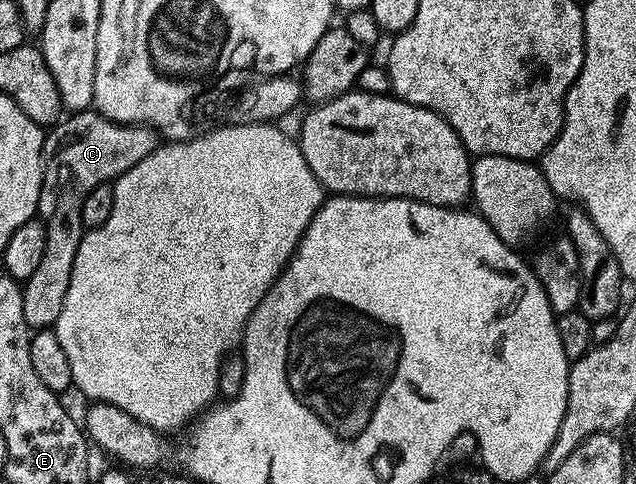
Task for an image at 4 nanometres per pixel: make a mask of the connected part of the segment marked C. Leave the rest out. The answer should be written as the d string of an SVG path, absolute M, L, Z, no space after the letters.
M93 108L62 117L46 133L43 155L45 171L37 213L40 222L45 225L47 245L38 270L21 287L23 317L27 319L30 331L56 327L59 312L63 312L63 299L67 297L67 284L71 284L71 268L75 264L75 252L79 252L83 233L83 200L87 200L96 186L112 183L123 172L135 168L135 164L156 150L158 145L158 135L148 126L128 126L122 122L113 122Z

